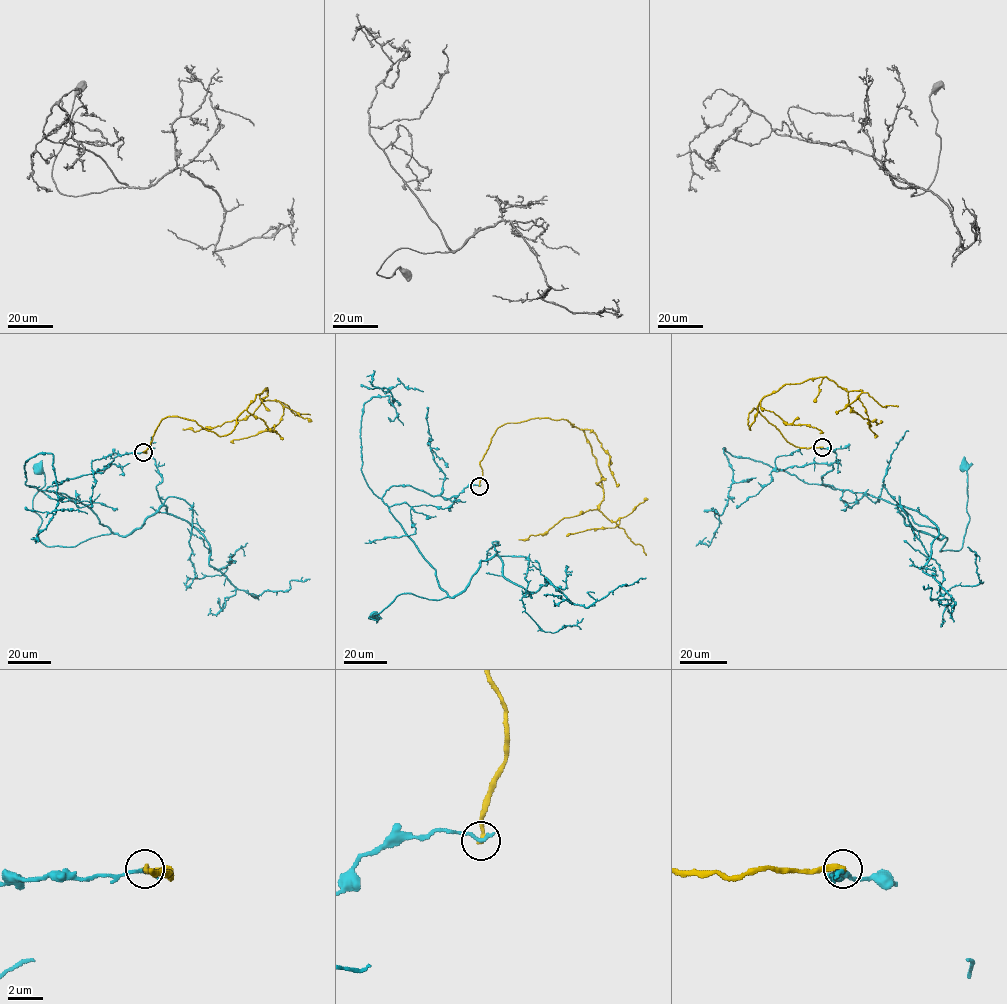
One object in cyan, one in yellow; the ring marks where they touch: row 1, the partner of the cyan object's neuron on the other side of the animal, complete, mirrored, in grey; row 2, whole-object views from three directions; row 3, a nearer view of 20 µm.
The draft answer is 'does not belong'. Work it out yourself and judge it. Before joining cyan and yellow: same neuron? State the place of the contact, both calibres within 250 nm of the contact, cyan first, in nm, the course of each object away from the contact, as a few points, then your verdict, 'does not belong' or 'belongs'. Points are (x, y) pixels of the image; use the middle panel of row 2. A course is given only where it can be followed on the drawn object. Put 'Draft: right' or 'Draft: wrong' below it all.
at (479, 486); 260 nm thick on the cyan side, 260 nm on the other; cyan runs (479, 486), (450, 498), (409, 485), (386, 490), (382, 501), (448, 596), (402, 593), (375, 616); yellow runs (479, 486), (480, 461), (501, 426), (566, 419), (595, 459), (599, 510), (620, 523), (566, 535); does not belong
Draft: right

